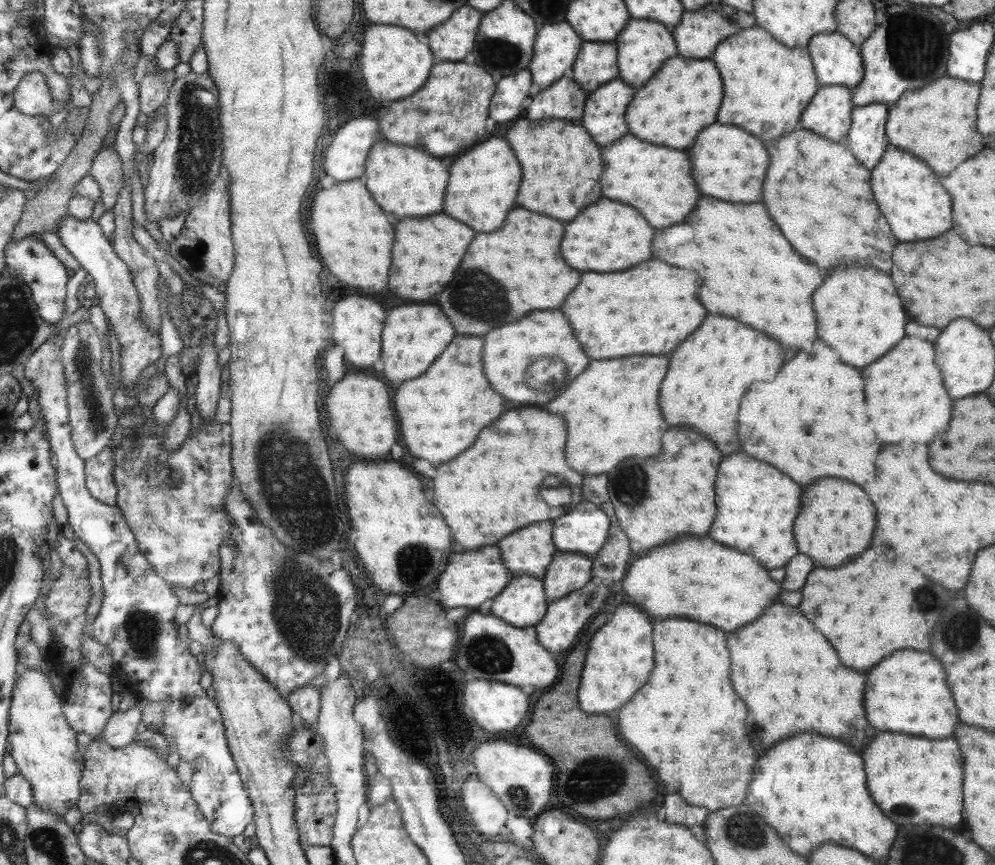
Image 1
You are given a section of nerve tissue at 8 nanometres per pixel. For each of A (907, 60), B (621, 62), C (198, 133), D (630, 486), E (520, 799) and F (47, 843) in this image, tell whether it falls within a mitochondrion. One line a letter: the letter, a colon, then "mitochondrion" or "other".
A: mitochondrion
B: other
C: mitochondrion
D: mitochondrion
E: mitochondrion
F: mitochondrion

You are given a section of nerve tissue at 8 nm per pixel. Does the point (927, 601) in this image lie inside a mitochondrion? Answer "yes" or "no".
yes

